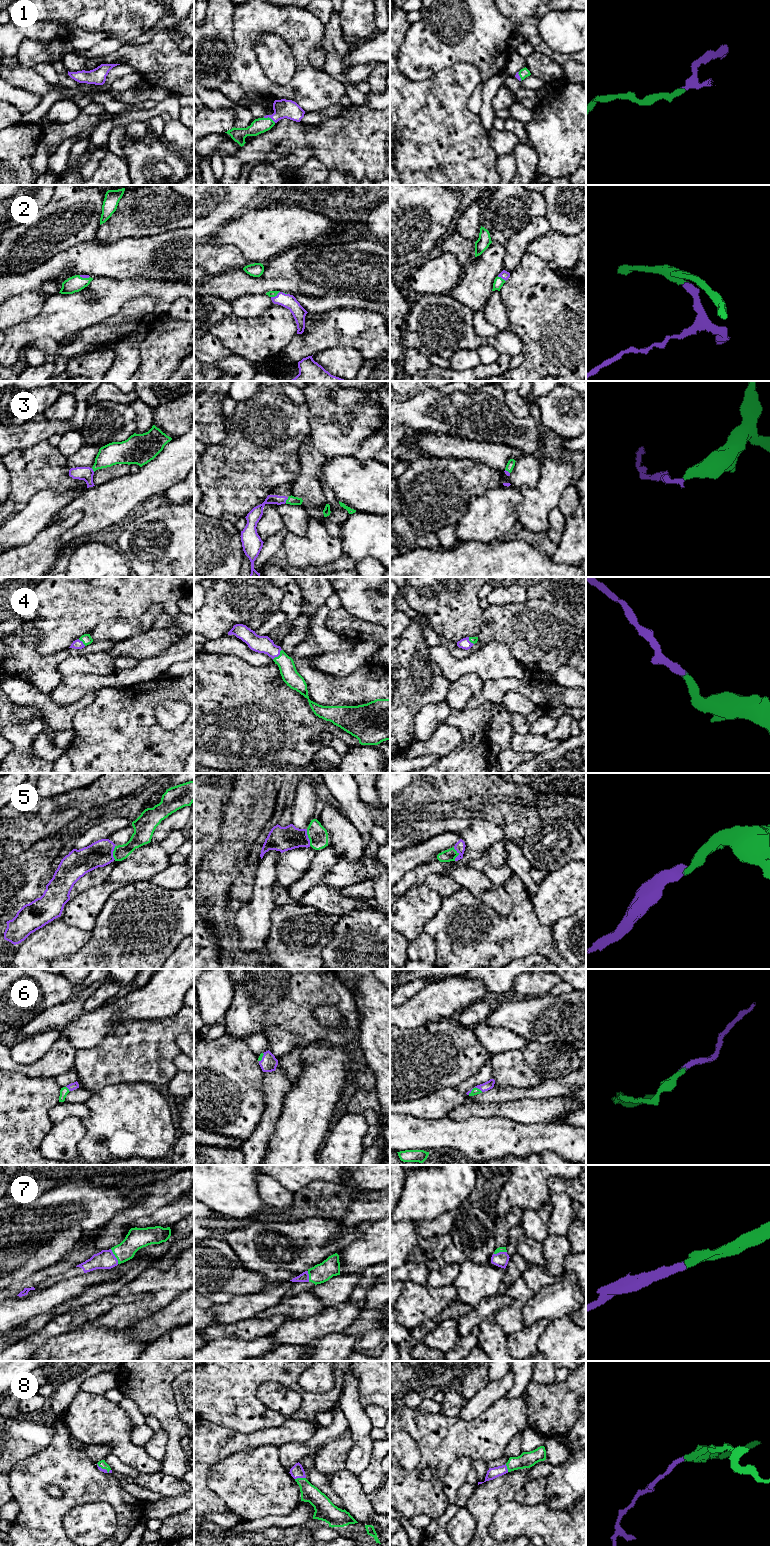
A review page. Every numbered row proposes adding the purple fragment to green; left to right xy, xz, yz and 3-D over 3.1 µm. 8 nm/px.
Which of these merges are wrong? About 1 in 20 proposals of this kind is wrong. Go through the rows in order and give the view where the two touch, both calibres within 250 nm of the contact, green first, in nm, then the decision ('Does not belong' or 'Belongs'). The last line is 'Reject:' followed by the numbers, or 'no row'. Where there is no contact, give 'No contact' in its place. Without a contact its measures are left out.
1: Touches green in xz. Thickness 120 nm (green) against 150 nm. Belongs
2: Touches green in xz. Thickness 50 nm (green) against 120 nm. Belongs
3: Touches green in xz. Thickness 70 nm (green) against 90 nm. Belongs
4: Touches green in xz. Thickness 140 nm (green) against 140 nm. Belongs
5: Touches green in xz. Thickness 160 nm (green) against 200 nm. Belongs
6: Touches green in yz. Thickness 60 nm (green) against 70 nm. Belongs
7: Touches green in xy. Thickness 170 nm (green) against 150 nm. Belongs
8: Touches green in xz. Thickness 140 nm (green) against 110 nm. Belongs
Reject: no row

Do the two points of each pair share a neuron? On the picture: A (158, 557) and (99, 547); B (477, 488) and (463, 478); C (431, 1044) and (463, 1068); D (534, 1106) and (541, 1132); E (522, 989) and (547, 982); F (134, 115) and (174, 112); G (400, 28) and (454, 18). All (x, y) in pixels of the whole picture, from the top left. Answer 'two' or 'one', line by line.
A: two
B: one
C: one
D: two
E: one
F: one
G: two

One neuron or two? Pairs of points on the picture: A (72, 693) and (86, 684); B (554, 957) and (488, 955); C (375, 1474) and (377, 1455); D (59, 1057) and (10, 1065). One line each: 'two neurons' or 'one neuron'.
A: one neuron
B: one neuron
C: one neuron
D: one neuron

